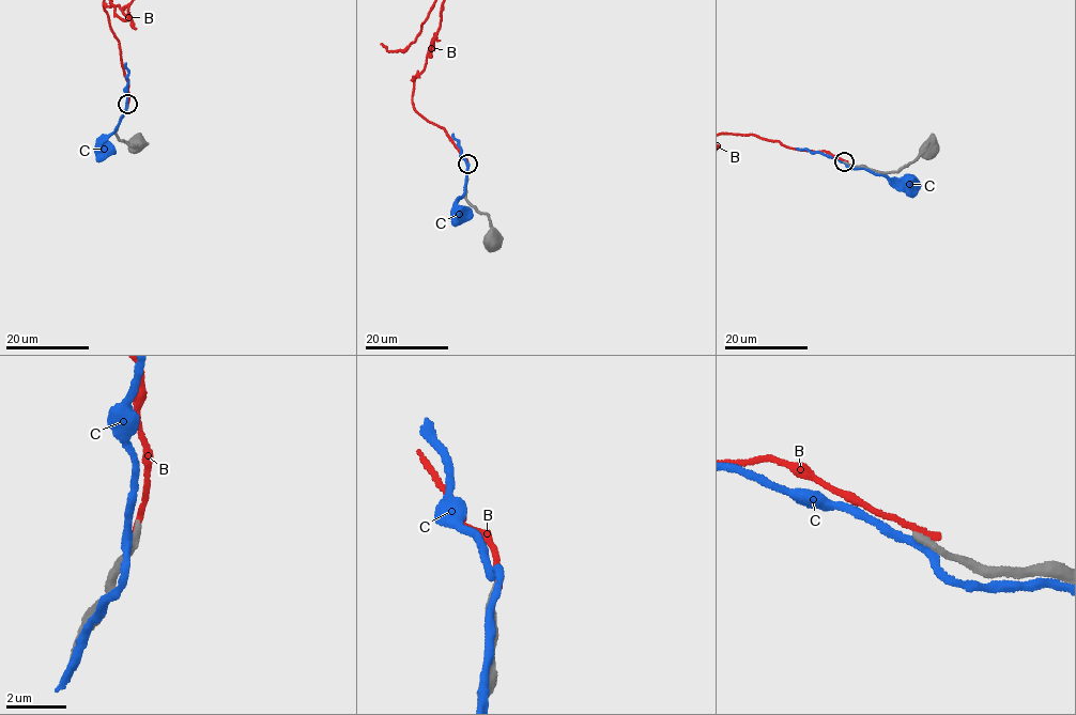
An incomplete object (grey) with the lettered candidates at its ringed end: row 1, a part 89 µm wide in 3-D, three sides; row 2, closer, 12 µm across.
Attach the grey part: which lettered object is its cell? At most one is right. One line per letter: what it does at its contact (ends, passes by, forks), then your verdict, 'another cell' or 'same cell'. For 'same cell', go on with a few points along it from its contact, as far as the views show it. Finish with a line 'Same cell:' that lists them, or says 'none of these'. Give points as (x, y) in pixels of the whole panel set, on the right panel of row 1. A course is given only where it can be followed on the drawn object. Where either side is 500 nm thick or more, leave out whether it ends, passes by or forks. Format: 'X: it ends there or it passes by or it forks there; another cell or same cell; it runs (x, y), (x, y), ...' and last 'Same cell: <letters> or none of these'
B: it ends there; another cell
C: it passes by; another cell
Same cell: none of these

